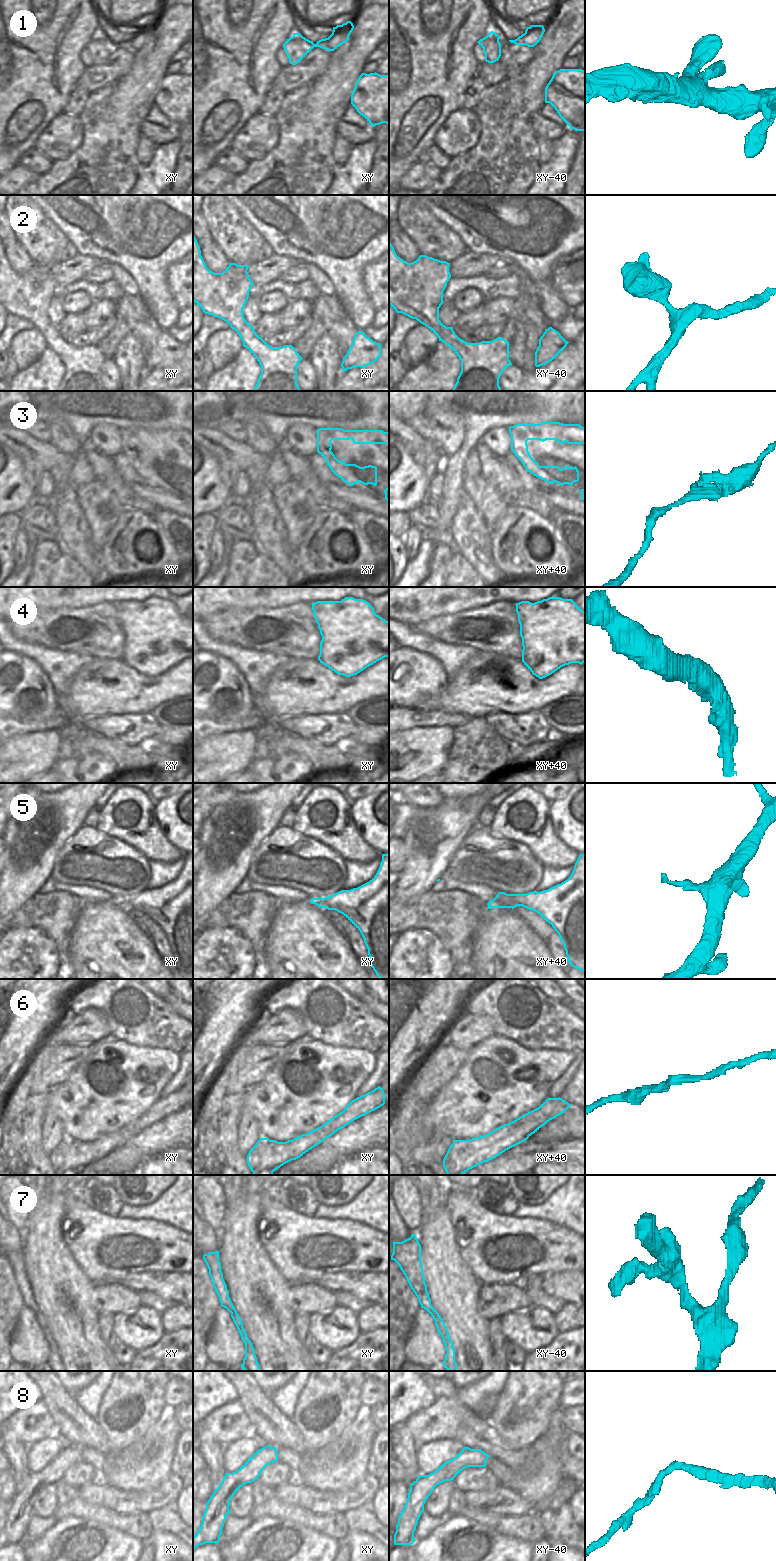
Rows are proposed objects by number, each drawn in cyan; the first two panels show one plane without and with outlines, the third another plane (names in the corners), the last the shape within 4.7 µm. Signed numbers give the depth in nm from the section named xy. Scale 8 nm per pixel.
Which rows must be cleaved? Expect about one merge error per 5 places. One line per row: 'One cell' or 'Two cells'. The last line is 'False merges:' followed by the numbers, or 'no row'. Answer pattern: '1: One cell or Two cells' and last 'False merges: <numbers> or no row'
1: One cell
2: One cell
3: One cell
4: One cell
5: One cell
6: One cell
7: One cell
8: One cell
False merges: no row

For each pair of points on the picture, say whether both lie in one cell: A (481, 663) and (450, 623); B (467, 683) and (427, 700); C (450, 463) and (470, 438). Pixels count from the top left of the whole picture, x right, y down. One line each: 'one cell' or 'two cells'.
A: two cells
B: two cells
C: one cell

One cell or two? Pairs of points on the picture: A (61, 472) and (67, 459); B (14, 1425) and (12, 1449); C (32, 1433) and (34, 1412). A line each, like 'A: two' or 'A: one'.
A: one
B: two
C: one

